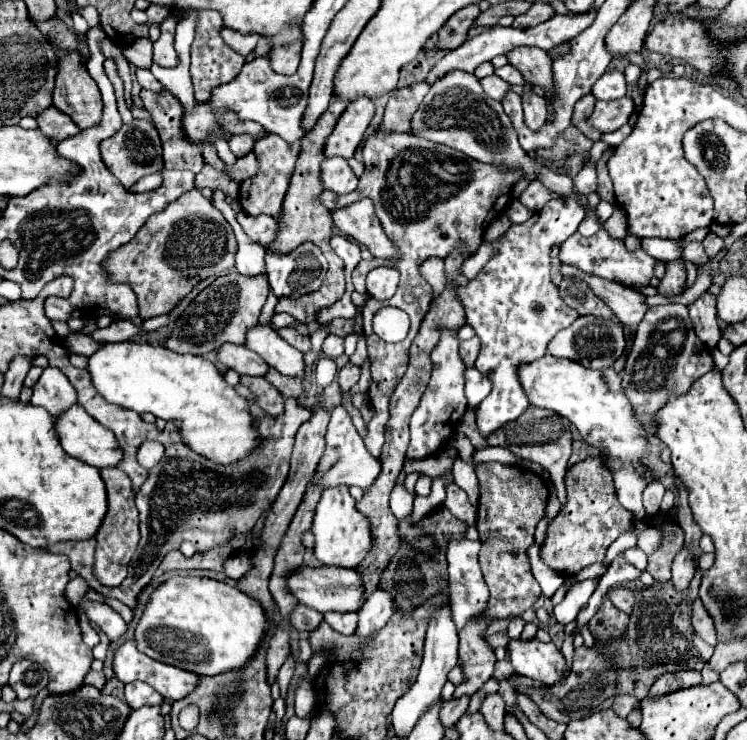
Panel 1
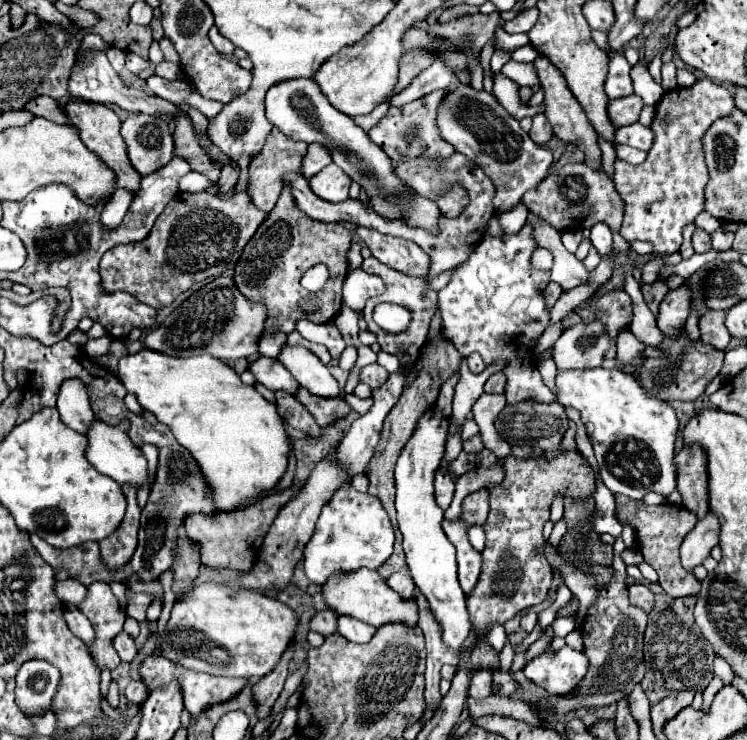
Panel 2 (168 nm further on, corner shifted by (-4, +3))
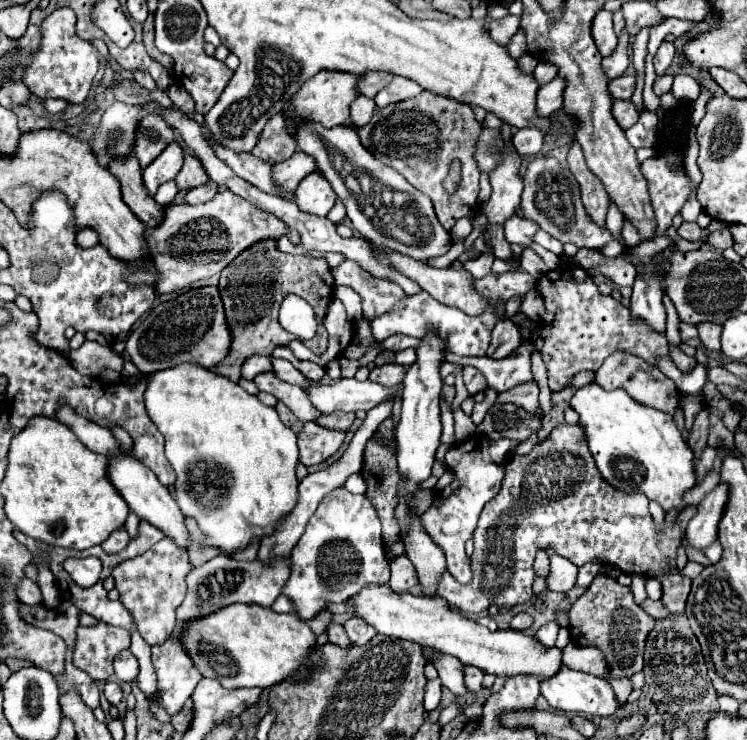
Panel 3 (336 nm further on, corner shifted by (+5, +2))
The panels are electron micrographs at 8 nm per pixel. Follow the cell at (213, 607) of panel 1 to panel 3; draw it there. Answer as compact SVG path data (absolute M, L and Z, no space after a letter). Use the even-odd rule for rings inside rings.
M232 604L230 608L222 608L222 612L214 612L214 616L206 616L206 620L198 620L198 624L186 624L186 650L190 652L190 658L194 660L194 664L198 664L200 672L204 678L214 678L218 680L224 688L270 688L274 684L280 682L300 682L300 680L308 680L312 676L312 664L310 664L310 656L316 650L316 636L310 630L310 626L300 620L296 614L276 614L268 608L258 608L258 606L248 606L248 604Z

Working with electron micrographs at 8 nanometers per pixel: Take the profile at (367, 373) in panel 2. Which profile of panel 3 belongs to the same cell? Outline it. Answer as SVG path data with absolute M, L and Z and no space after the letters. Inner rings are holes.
M388 362L384 366L376 366L370 372L370 380L378 382L378 384L386 384L386 386L398 386L404 380L406 368L396 364L396 362Z

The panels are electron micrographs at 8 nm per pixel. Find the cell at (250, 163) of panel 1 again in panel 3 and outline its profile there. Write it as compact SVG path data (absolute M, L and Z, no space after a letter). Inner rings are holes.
M210 180L210 182L206 182L206 184L202 184L202 186L194 188L194 190L190 190L184 196L184 202L186 204L204 204L204 202L212 200L216 196L216 192L218 192L218 186Z

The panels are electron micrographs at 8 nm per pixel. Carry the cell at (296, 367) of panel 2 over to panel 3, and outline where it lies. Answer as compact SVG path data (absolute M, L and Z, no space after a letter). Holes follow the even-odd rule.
M342 378L330 386L310 380L308 396L310 396L312 404L322 414L332 414L336 410L342 410L342 412L364 410L364 412L368 412L386 400L394 402L398 396L398 388L396 386L386 388L372 380L358 382L356 378Z

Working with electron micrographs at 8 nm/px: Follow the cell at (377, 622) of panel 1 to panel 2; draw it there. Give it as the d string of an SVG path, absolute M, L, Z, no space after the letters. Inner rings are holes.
M407 569L403 571L397 571L395 575L391 575L387 579L387 585L391 589L395 589L399 595L403 595L403 599L411 599L413 597L413 591L415 591L415 583L411 579L411 573Z

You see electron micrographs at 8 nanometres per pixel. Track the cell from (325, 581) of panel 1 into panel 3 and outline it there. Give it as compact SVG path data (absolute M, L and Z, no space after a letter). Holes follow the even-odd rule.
M374 584L372 588L366 588L358 596L354 596L354 600L350 600L348 604L354 604L356 606L356 616L362 618L362 620L366 620L374 628L378 628L380 634L386 634L386 636L392 636L392 638L400 638L400 640L410 640L410 642L416 642L420 646L436 648L438 652L456 656L464 666L476 666L476 668L480 668L484 674L494 674L494 676L504 676L504 678L538 676L538 680L548 680L562 666L562 650L560 648L556 648L556 646L546 648L540 642L534 642L532 636L526 636L526 634L514 632L514 630L496 630L496 632L490 632L488 628L480 626L478 622L468 620L462 614L454 612L446 604L446 600L442 600L440 596L414 596L410 592L402 592L402 596L400 596L400 594L392 592L392 588L386 586L386 584L384 586L376 586Z

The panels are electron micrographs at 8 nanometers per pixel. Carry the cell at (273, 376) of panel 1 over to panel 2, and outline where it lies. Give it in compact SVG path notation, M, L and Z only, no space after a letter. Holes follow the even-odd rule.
M299 387L295 393L295 399L315 417L315 421L325 427L341 417L345 417L351 407L343 401L343 399L325 399L325 397L317 397L313 393L309 393L305 387Z

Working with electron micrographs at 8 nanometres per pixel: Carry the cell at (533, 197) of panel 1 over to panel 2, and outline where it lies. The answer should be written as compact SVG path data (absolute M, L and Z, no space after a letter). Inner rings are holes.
M585 161L567 163L561 169L551 171L551 175L547 175L547 181L543 179L539 187L527 191L521 201L531 213L543 215L543 219L547 219L547 223L551 223L559 231L583 231L587 227L593 227L597 221L605 221L611 231L619 231L623 219L623 199L619 199L615 185L603 169L591 169Z

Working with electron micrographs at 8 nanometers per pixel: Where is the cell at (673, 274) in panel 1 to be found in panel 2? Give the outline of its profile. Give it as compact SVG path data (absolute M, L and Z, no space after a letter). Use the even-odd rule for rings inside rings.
M683 283L677 289L667 291L665 299L659 305L659 317L657 317L657 327L667 333L675 335L679 327L683 327L691 307L691 289L687 283Z

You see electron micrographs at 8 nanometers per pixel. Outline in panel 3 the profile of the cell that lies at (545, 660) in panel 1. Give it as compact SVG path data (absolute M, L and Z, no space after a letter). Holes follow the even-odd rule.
M566 666L560 668L558 676L552 676L550 680L544 680L540 684L540 692L552 708L564 710L564 712L576 712L576 714L608 718L608 716L616 714L616 710L620 708L620 704L616 700L616 694L614 694L614 690L610 688L610 684L606 680L596 678L596 676L586 676L584 672L574 672Z

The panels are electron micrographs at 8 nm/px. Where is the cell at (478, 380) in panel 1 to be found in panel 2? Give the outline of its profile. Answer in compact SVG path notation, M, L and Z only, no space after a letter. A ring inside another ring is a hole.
M499 373L491 375L483 389L485 389L485 393L503 393L503 375L499 375Z

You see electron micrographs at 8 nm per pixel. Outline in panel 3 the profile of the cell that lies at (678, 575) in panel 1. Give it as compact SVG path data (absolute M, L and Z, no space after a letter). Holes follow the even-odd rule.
M720 482L700 504L696 516L690 520L686 536L688 542L702 550L708 544L712 544L718 538L718 522L722 518L722 512L726 510L728 502L728 484Z

